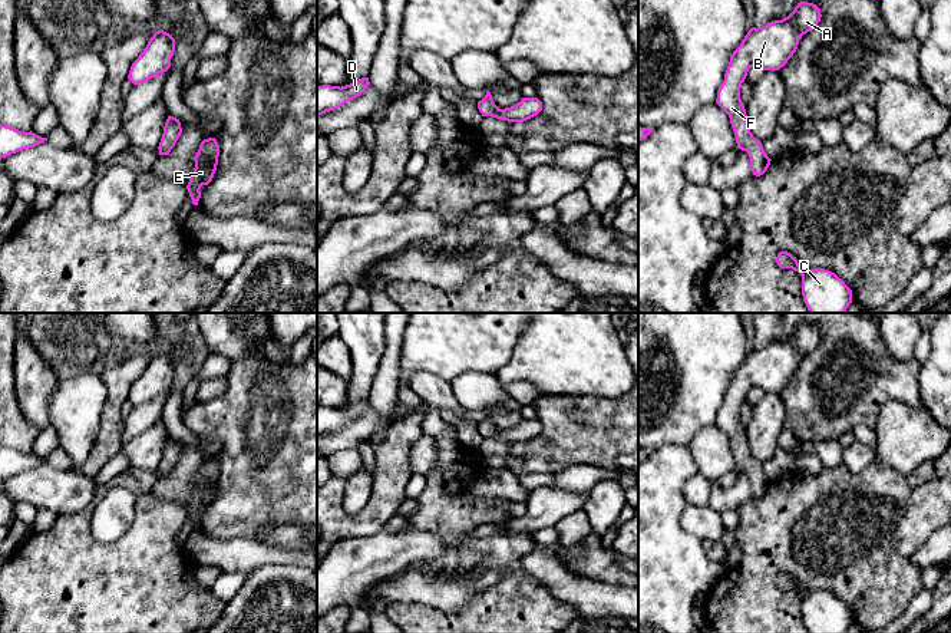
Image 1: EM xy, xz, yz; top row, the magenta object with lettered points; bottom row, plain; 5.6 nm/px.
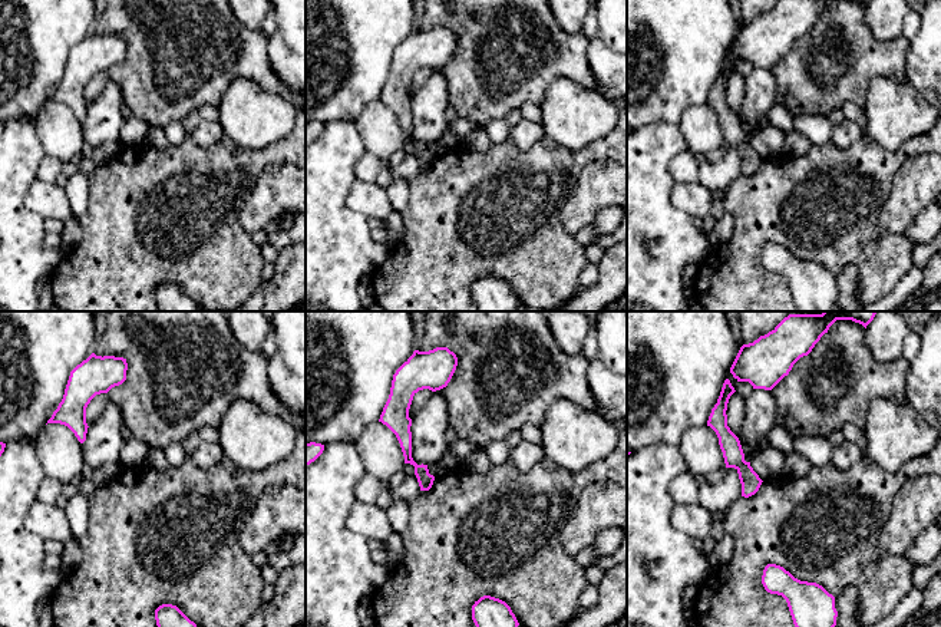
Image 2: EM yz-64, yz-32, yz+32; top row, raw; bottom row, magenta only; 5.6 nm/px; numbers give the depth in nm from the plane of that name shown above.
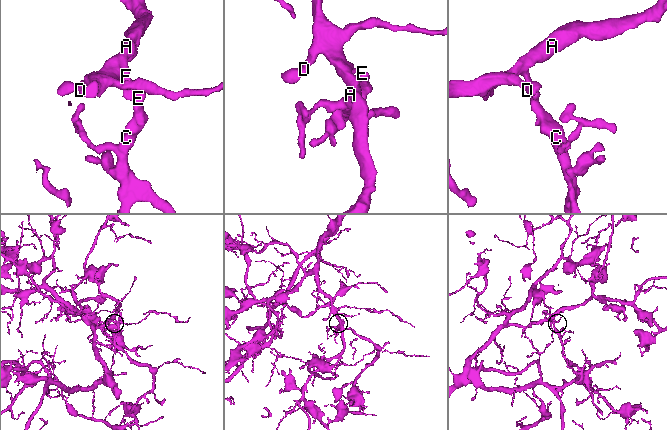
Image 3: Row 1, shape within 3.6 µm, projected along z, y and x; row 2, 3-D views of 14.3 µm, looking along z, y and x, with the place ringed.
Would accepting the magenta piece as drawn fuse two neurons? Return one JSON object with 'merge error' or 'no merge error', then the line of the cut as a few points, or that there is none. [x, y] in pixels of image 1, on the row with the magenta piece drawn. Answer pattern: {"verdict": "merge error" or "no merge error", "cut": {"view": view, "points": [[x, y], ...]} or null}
{"verdict": "no merge error", "cut": null}

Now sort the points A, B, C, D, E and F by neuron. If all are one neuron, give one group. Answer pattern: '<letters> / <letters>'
A B C D E F

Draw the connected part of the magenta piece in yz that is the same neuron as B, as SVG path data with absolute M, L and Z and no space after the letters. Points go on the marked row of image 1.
M800 1L787 17L770 22L763 27L752 27L730 56L716 103L729 115L737 148L747 152L750 169L756 177L767 171L772 159L765 152L762 142L750 132L746 109L740 99L742 83L753 66L760 66L763 70L783 67L796 52L802 36L812 32L820 17L820 9L816 4Z

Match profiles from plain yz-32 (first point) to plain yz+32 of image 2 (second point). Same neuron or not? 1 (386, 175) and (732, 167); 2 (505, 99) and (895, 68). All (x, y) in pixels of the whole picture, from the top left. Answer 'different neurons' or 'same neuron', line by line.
1: same neuron
2: same neuron

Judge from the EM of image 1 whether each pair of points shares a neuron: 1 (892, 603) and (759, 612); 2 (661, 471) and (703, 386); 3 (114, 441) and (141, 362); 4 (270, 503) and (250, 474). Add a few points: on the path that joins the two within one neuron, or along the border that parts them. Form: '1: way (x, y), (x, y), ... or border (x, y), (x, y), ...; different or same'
1: way (852, 586), (802, 567), (778, 567), (773, 571); same
2: border (687, 445), (663, 444), (654, 449); different
3: way (112, 421), (112, 405), (121, 382); same
4: way (270, 495), (257, 481); same

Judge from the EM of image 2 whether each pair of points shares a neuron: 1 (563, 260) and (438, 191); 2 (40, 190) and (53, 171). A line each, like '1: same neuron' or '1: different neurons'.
1: same neuron
2: different neurons

